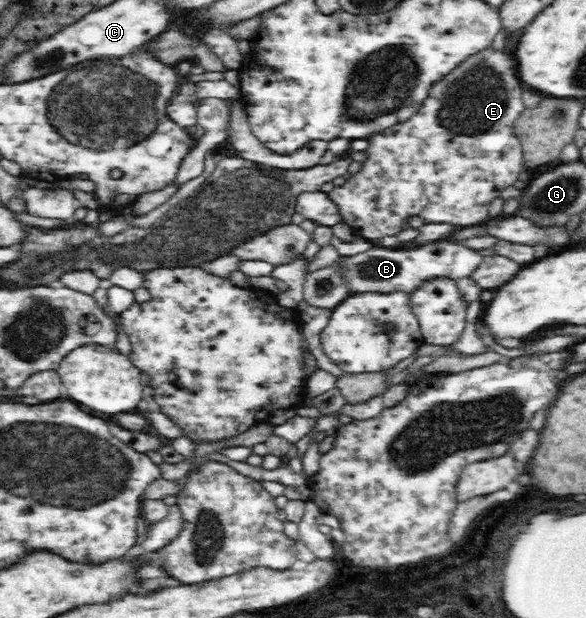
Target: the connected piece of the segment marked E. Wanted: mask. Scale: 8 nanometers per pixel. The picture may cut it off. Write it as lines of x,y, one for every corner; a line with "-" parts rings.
484,49
482,53
476,53
476,57
470,57
452,73
452,77
440,81
420,115
414,115
412,121
406,121
404,125
394,125
388,133
380,133
376,141
370,141
370,161
364,171
346,187
328,193
339,209
342,223
352,228
355,236
371,243
387,236
394,239
409,227
406,222
411,216
420,216
426,224
444,223
458,228
486,222
490,202
500,198
500,192
512,187
518,181
518,175
526,171
520,134
516,132
524,111
522,89
516,77
512,77
514,69
510,59
512,54
506,49

